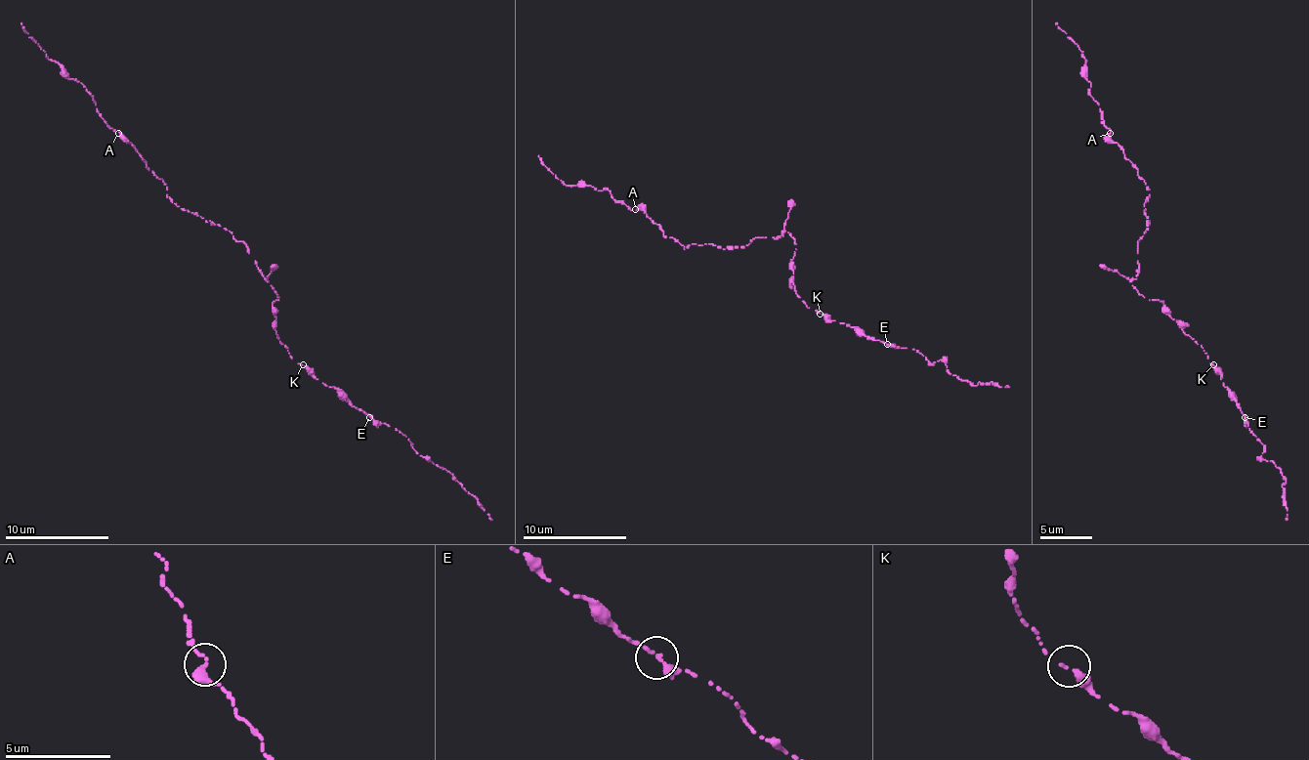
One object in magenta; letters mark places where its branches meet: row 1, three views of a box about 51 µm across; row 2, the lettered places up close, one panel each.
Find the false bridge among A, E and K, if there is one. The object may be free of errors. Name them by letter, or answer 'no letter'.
no letter

